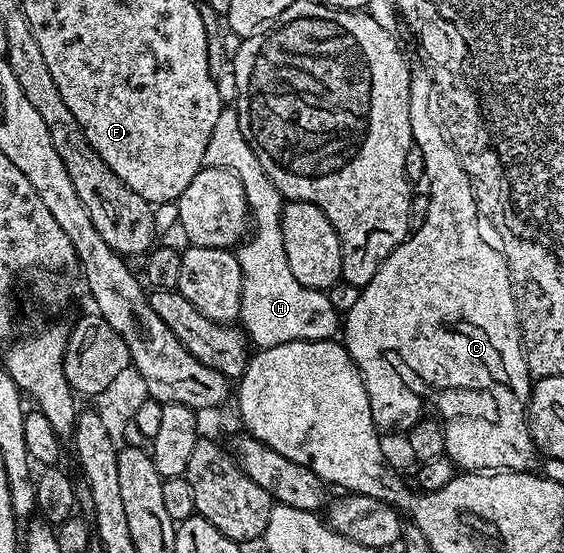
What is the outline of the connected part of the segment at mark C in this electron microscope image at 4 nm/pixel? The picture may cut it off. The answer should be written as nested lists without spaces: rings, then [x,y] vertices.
[[[418,68],[412,70],[410,80],[410,132],[414,145],[425,154],[425,174],[429,184],[426,195],[429,198],[429,211],[426,215],[426,224],[417,231],[409,233],[392,255],[385,260],[374,272],[374,280],[366,284],[359,291],[356,303],[348,310],[348,315],[342,318],[342,344],[348,349],[348,355],[354,360],[354,364],[360,369],[360,375],[364,381],[364,387],[370,400],[370,412],[374,416],[374,424],[377,430],[387,432],[395,426],[401,426],[404,432],[411,430],[414,421],[412,415],[412,402],[408,397],[412,390],[432,390],[432,402],[436,405],[435,413],[444,427],[444,452],[461,471],[464,472],[499,472],[502,470],[515,470],[517,472],[528,472],[538,459],[536,442],[532,439],[532,433],[528,427],[528,396],[532,392],[533,379],[528,372],[528,361],[524,358],[524,343],[520,336],[520,316],[516,305],[516,295],[512,289],[510,267],[503,253],[496,250],[480,235],[480,226],[476,223],[478,211],[476,209],[476,194],[472,191],[472,180],[464,171],[464,164],[460,155],[456,153],[455,145],[444,133],[444,127],[437,115],[434,113],[434,87],[431,73],[427,69]]]

